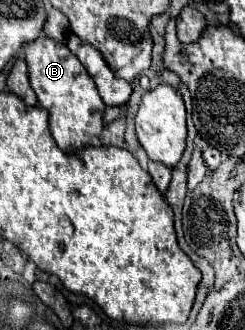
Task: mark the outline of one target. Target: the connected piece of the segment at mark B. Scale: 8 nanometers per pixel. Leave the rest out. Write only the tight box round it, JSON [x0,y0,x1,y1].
[23,35,105,149]

